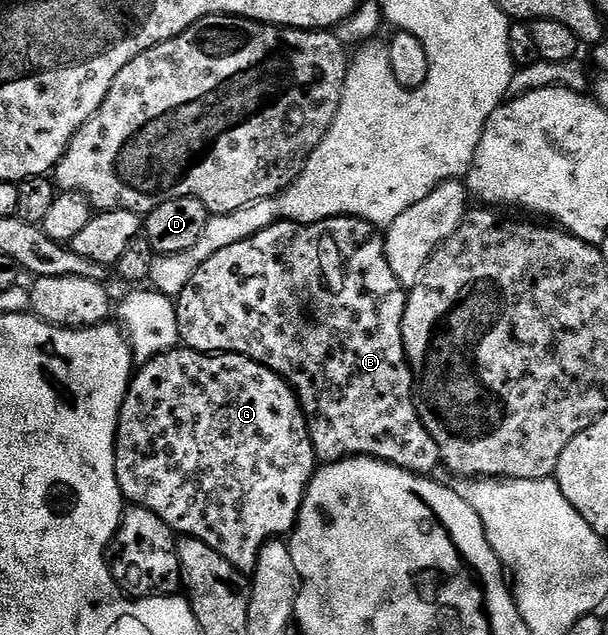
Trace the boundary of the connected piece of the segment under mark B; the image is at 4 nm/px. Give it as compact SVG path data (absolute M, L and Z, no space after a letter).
M334 216L332 220L322 220L316 224L296 224L283 220L261 230L261 234L253 234L253 238L245 238L245 242L237 242L225 250L217 250L217 254L213 254L213 258L209 258L209 262L205 262L205 266L201 266L197 274L193 274L193 278L189 278L185 290L181 290L175 300L179 339L182 347L198 352L236 352L239 356L247 356L286 380L303 407L313 450L323 464L336 464L349 456L372 456L374 460L384 460L386 464L396 464L398 468L410 472L431 474L440 467L439 451L437 442L433 442L429 430L425 430L419 417L419 409L415 403L415 377L411 374L411 363L407 360L407 351L403 345L403 315L408 289L401 282L397 282L397 274L393 274L393 269L389 266L383 237L384 233L368 220L358 220L355 216Z

